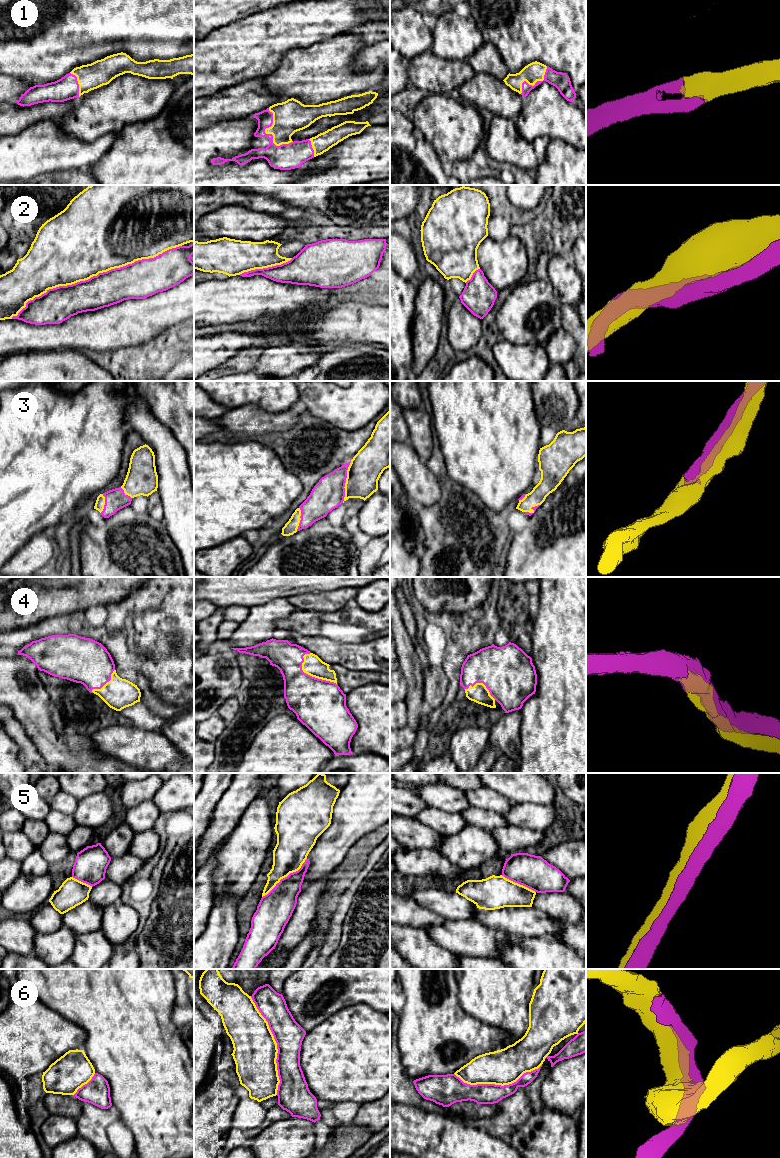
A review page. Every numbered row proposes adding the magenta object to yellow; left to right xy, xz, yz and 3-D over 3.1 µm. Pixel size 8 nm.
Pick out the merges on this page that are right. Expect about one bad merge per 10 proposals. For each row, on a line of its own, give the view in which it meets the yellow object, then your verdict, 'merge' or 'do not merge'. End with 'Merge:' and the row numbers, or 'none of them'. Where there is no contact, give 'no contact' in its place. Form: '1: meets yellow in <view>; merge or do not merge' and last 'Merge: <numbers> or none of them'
1: meets yellow in xz; merge
2: meets yellow in xy; do not merge
3: meets yellow in xz; merge
4: meets yellow in xz; merge
5: meets yellow in xz; do not merge
6: meets yellow in xz; merge
Merge: 1, 3, 4, 6

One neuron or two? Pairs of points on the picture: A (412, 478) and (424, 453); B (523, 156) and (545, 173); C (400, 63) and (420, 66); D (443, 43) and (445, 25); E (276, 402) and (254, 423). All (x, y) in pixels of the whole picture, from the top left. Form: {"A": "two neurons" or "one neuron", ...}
{"A": "two neurons", "B": "two neurons", "C": "two neurons", "D": "one neuron", "E": "two neurons"}

